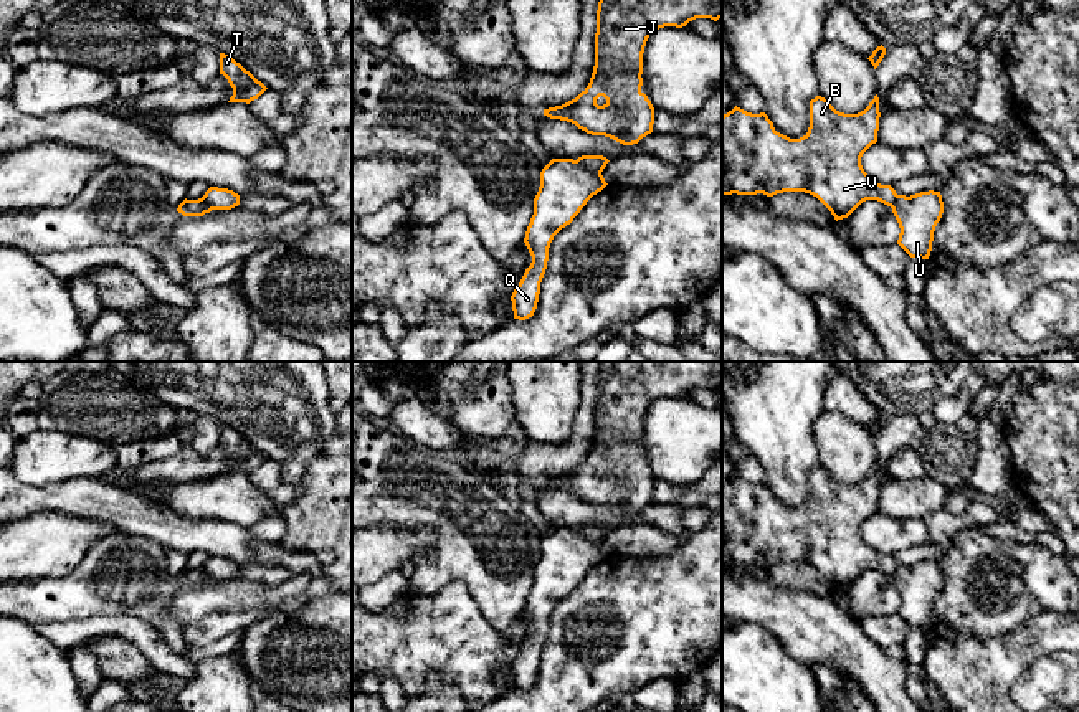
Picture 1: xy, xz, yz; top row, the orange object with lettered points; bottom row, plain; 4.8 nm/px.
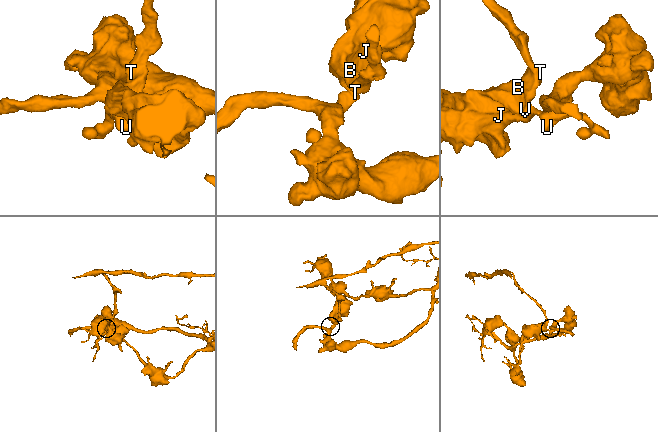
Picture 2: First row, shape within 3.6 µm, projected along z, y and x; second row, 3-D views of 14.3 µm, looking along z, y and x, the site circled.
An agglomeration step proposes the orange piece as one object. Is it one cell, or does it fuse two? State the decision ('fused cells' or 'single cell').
fused cells

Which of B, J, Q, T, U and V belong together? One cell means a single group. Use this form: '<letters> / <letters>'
B J T V / Q U

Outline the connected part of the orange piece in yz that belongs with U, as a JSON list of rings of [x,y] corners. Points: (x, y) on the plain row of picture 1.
[[[940,562],[899,565],[891,578],[901,598],[897,615],[910,628],[929,629],[934,601],[944,583]]]

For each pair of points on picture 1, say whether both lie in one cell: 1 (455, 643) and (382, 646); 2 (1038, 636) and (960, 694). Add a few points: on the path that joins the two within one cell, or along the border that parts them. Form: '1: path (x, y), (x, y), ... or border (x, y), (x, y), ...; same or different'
1: path (437, 643), (400, 646); same
2: path (1018, 651), (988, 666), (980, 674); same

